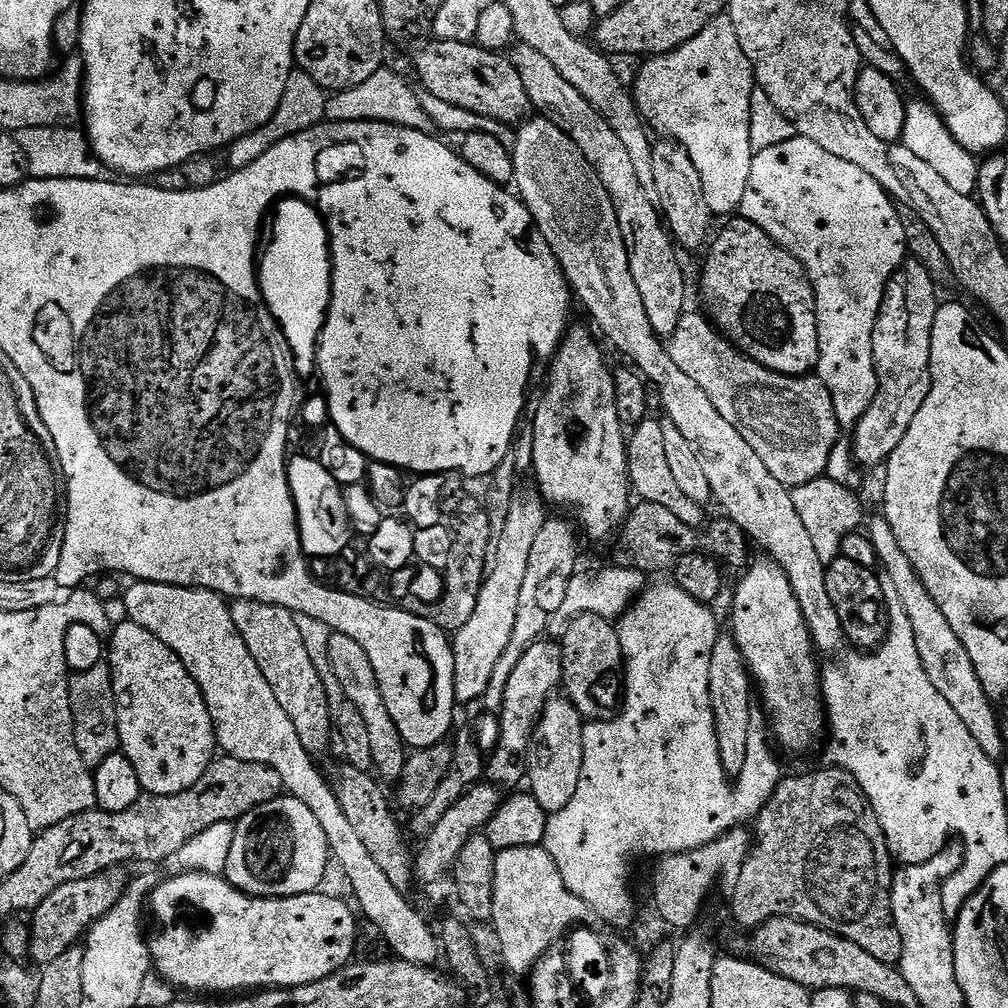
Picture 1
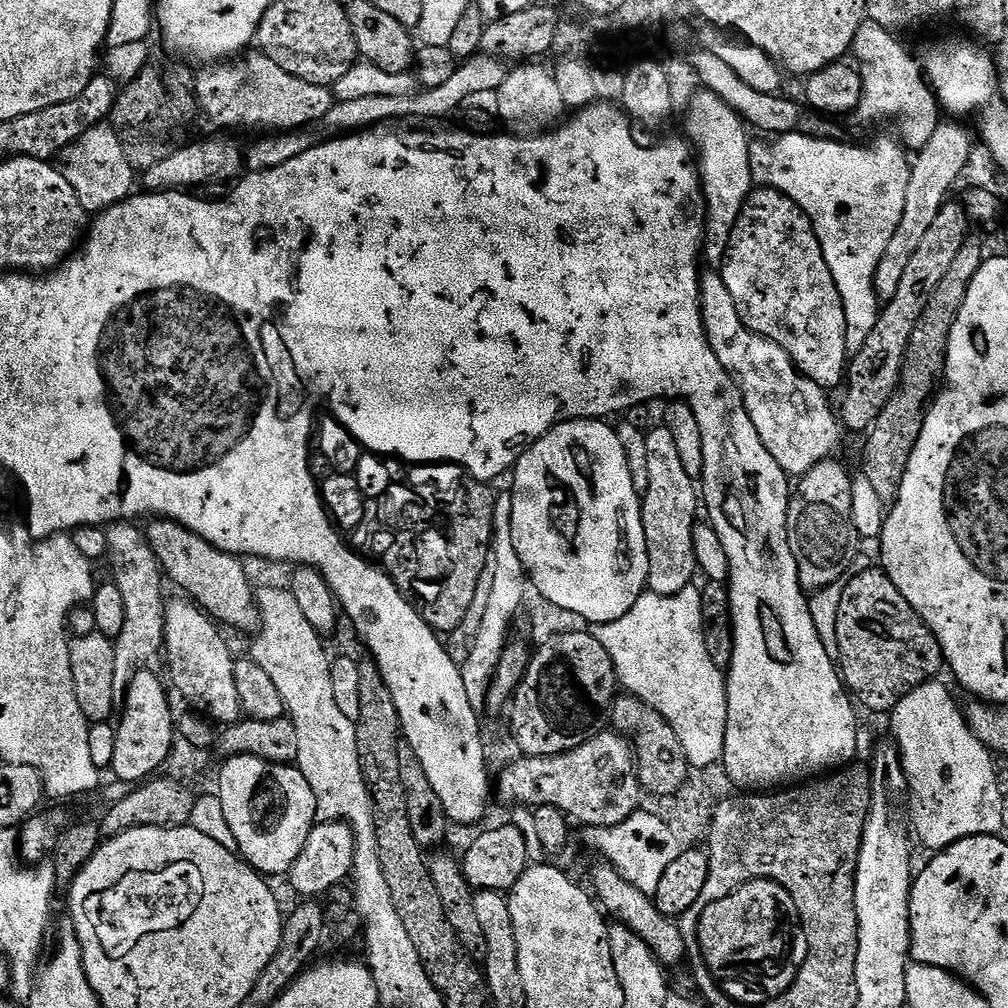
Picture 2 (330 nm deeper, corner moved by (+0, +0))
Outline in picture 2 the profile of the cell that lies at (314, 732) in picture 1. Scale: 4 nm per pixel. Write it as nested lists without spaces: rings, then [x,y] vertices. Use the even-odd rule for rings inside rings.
[[[156,518],[149,524],[152,525],[146,528],[148,544],[158,558],[160,571],[184,591],[181,593],[185,597],[199,604],[221,625],[229,624],[230,627],[249,634],[259,632],[260,607],[256,605],[256,592],[248,581],[248,572],[240,565],[243,564],[241,557],[218,550],[210,542],[206,542],[206,538],[167,518]]]

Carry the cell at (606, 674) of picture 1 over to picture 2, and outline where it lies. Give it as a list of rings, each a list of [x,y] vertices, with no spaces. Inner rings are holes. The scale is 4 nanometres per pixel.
[[[631,694],[617,695],[612,702],[611,727],[617,733],[634,739],[636,773],[640,778],[641,789],[649,796],[676,795],[690,779],[690,765],[678,734],[646,702]]]

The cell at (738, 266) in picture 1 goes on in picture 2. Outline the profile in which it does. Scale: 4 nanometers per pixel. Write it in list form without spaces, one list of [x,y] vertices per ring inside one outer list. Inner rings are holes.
[[[753,187],[730,234],[722,275],[742,322],[751,332],[777,343],[800,372],[820,388],[832,390],[841,387],[850,360],[846,346],[846,310],[838,286],[834,286],[834,274],[830,274],[830,266],[826,266],[818,234],[814,234],[810,218],[791,198],[773,188]]]

